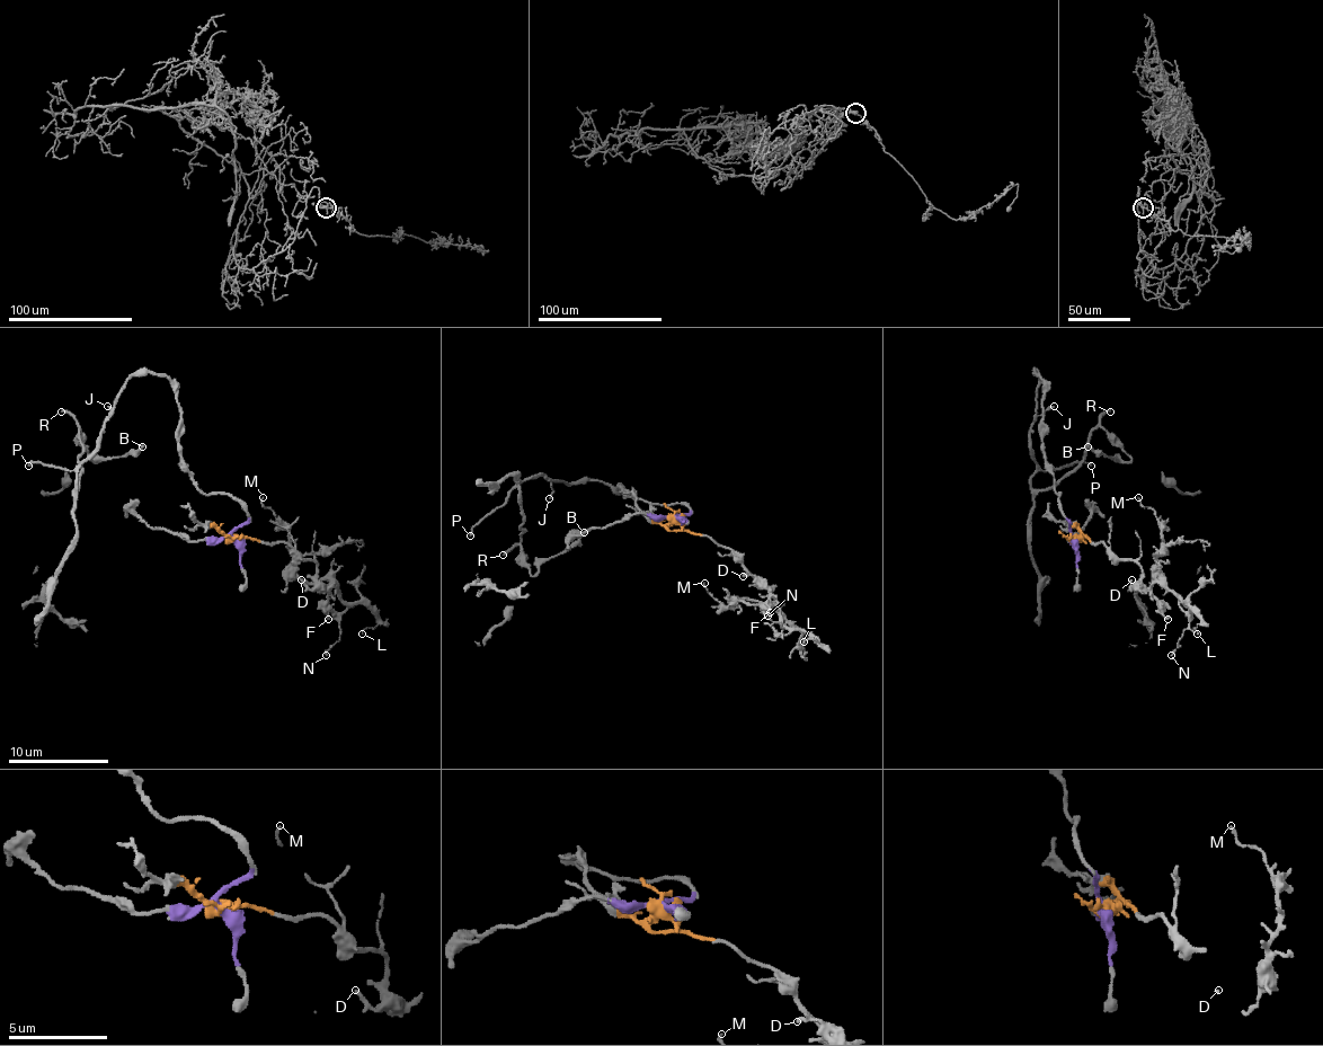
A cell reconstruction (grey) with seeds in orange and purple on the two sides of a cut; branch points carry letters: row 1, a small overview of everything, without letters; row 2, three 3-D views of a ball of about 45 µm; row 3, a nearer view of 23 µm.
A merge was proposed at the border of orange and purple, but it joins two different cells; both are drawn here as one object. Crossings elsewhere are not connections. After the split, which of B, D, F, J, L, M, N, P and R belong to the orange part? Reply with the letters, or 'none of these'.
D, F, L, M, N

